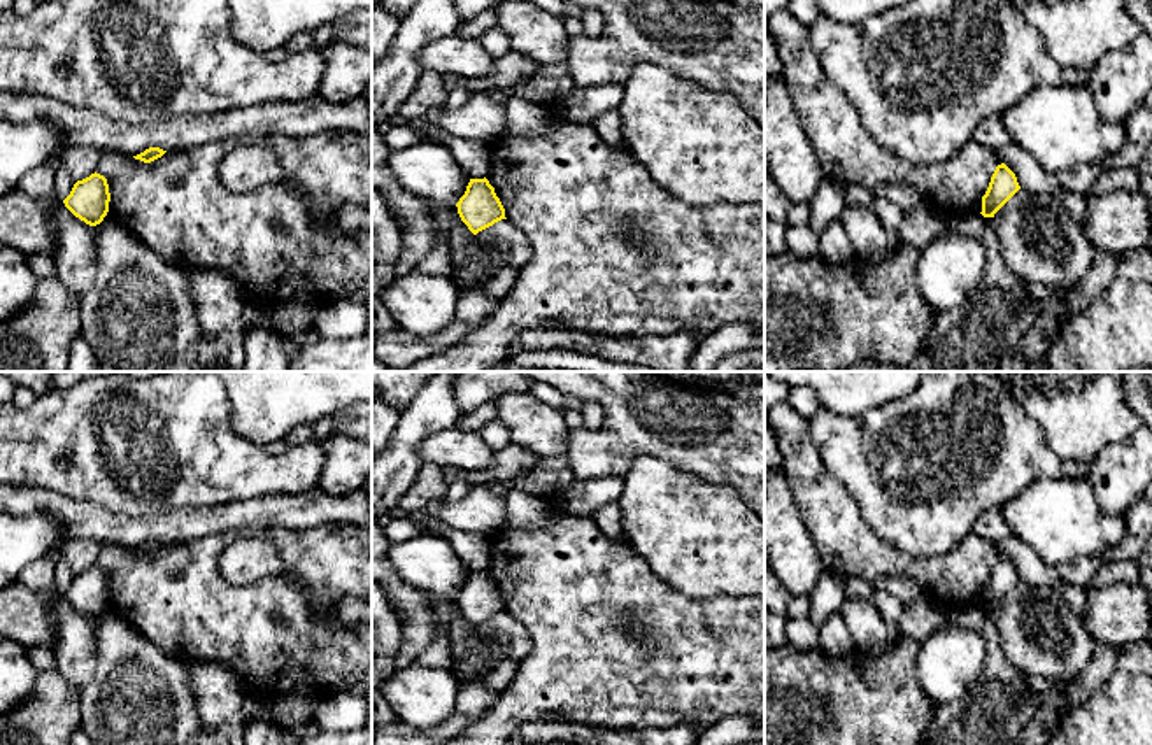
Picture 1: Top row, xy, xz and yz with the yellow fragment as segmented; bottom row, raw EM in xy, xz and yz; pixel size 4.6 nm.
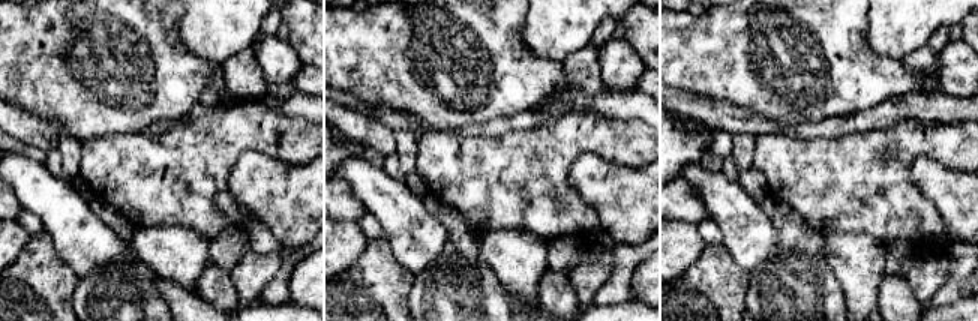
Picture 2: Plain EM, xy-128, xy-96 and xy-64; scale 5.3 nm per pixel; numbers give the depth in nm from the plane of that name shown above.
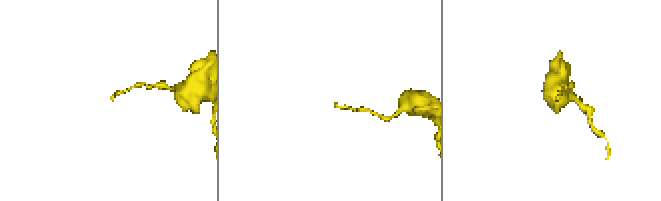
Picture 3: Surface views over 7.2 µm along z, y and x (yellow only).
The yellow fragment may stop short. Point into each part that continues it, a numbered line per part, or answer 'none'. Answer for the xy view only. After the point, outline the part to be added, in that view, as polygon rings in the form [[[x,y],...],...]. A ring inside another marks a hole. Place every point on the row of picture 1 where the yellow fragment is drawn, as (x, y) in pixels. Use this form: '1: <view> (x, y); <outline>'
none

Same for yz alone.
none

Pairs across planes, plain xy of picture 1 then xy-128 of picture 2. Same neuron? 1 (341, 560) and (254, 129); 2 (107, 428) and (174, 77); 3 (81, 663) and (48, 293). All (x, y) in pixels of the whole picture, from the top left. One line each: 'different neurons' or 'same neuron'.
1: same neuron
2: same neuron
3: different neurons

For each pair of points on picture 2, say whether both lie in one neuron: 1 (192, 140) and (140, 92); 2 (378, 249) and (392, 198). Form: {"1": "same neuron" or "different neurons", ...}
{"1": "different neurons", "2": "different neurons"}

